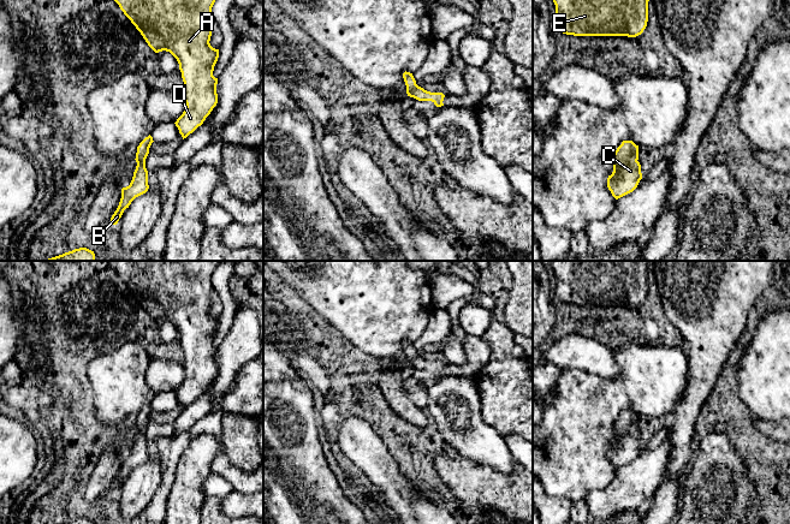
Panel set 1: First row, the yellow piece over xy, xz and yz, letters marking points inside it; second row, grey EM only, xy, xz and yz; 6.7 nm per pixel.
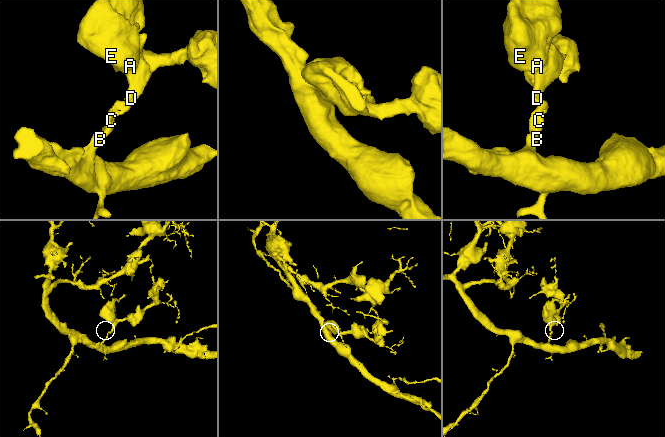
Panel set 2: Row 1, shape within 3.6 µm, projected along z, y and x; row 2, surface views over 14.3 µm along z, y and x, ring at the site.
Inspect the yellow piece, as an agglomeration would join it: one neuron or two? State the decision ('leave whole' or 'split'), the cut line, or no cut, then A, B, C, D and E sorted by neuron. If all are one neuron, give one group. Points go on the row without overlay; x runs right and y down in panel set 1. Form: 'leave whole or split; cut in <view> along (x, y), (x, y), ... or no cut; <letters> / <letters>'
leave whole; no cut; A B C D E

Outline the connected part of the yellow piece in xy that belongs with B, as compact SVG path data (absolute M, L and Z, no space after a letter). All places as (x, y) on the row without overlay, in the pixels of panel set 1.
M149 404L137 416L137 422L135 428L137 431L137 435L133 441L133 446L130 454L121 458L121 468L117 480L111 487L111 495L118 493L124 480L129 477L129 475L136 466L148 460L149 454L148 454L148 440L145 437L145 428L149 423L149 417L153 411L154 411L153 406Z

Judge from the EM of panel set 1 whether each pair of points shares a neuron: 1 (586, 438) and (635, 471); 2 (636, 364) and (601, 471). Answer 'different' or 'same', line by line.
1: different
2: same

